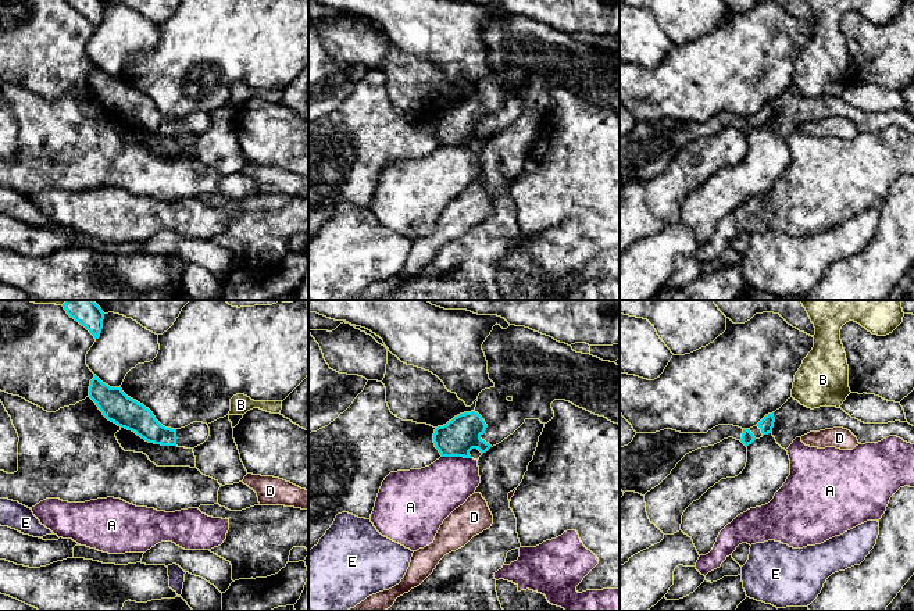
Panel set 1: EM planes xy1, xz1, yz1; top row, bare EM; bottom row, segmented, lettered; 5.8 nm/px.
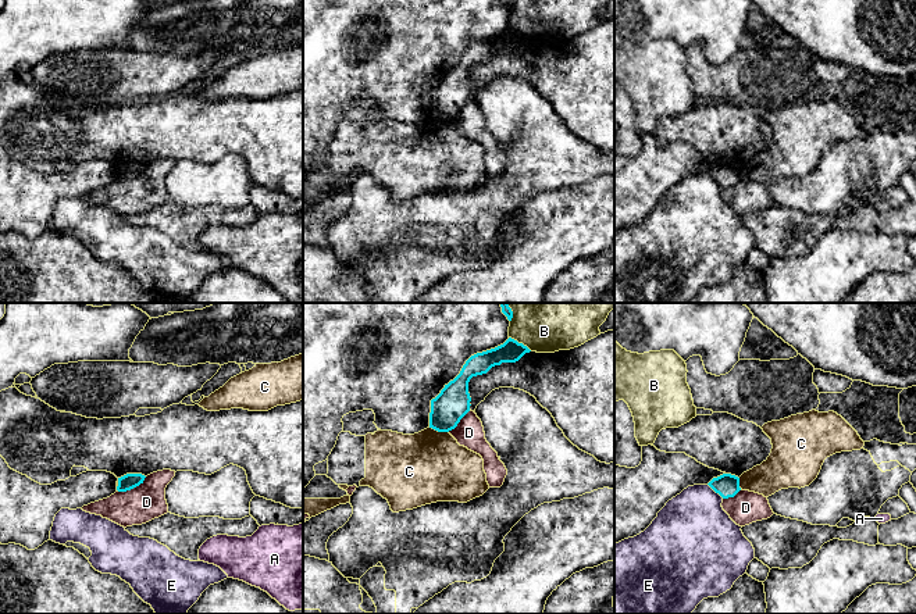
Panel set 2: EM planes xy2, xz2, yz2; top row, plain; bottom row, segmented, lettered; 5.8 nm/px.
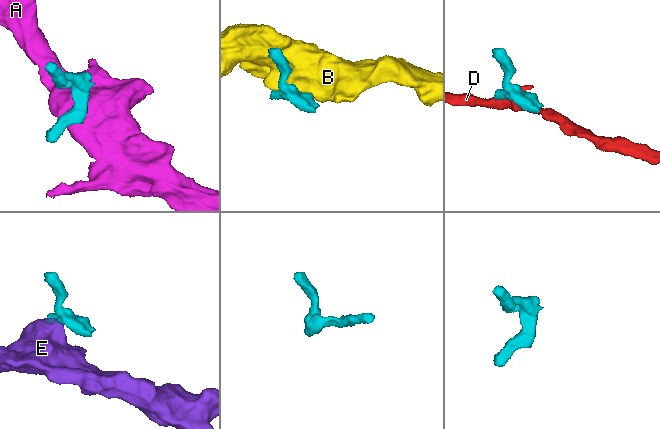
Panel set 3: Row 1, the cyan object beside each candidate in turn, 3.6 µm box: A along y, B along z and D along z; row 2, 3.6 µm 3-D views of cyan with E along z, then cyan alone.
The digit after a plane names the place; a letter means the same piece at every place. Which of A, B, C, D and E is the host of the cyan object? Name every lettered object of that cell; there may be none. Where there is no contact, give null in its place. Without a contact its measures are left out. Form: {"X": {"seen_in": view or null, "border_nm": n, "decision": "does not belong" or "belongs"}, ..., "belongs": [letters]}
{"A": {"seen_in": "xz1", "border_nm": 170, "decision": "does not belong"}, "B": {"seen_in": "xz2", "border_nm": 160, "decision": "does not belong"}, "C": {"seen_in": "xz2", "border_nm": 120, "decision": "does not belong"}, "D": {"seen_in": "xy2", "border_nm": 190, "decision": "does not belong"}, "E": {"seen_in": "yz2", "border_nm": 130, "decision": "does not belong"}, "belongs": []}

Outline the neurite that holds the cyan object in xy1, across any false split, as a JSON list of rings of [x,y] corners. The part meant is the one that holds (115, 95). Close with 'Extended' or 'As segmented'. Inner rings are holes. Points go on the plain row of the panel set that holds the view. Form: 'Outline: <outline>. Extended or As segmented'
Outline: [[[96,64],[90,69],[89,86],[108,110],[135,121],[149,132],[194,137],[210,125],[210,117],[203,111],[181,118],[163,115],[149,97],[128,86],[121,76],[103,72]]]. Extended

